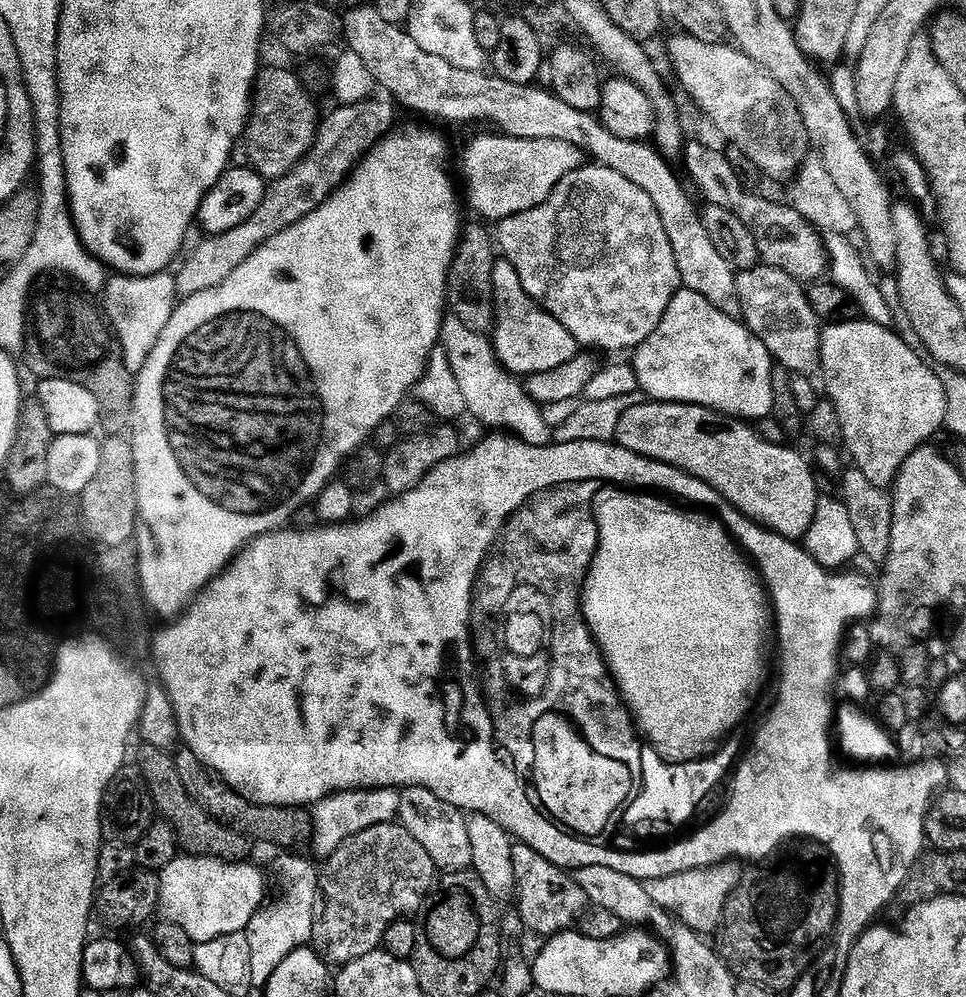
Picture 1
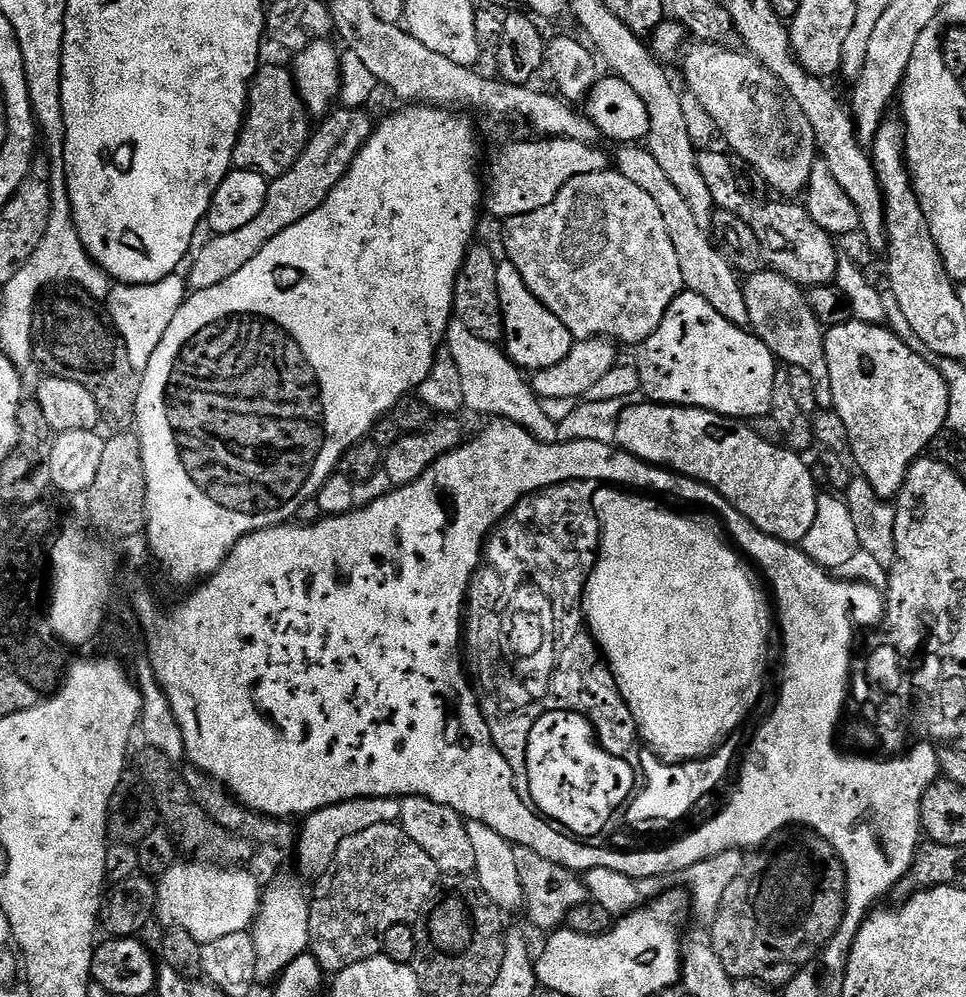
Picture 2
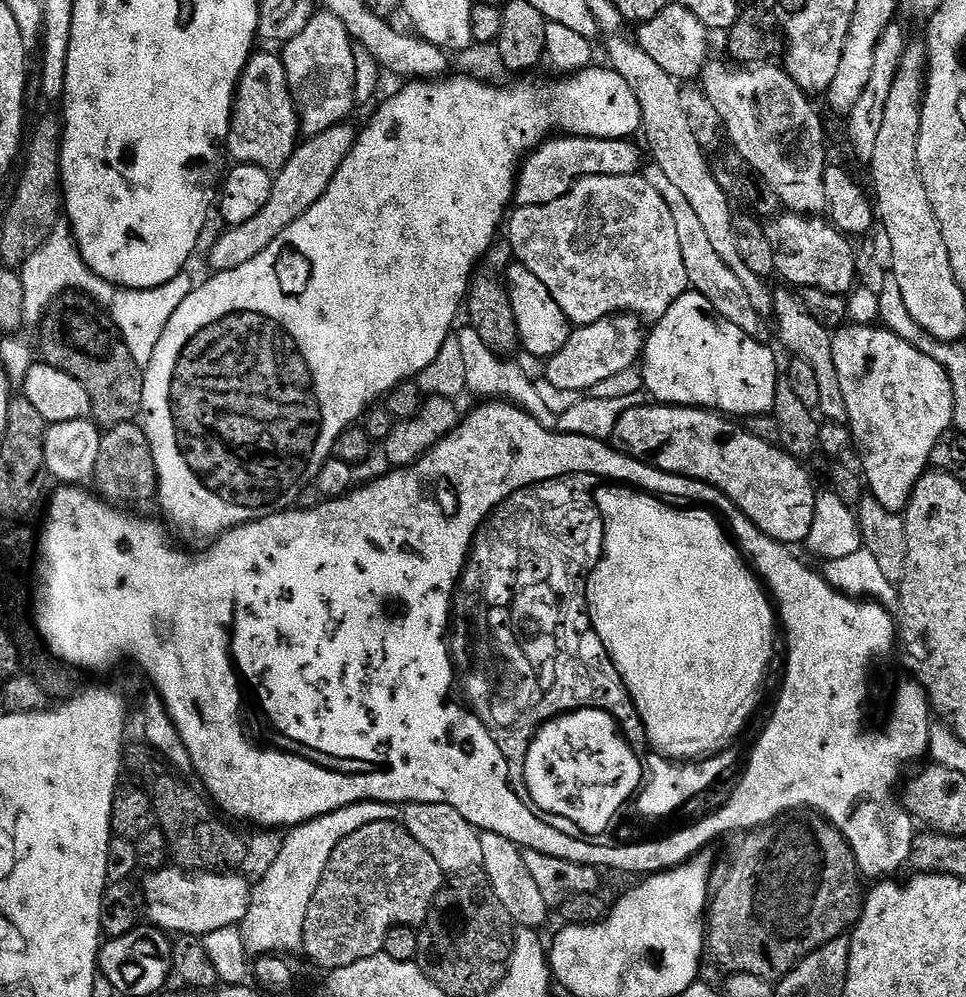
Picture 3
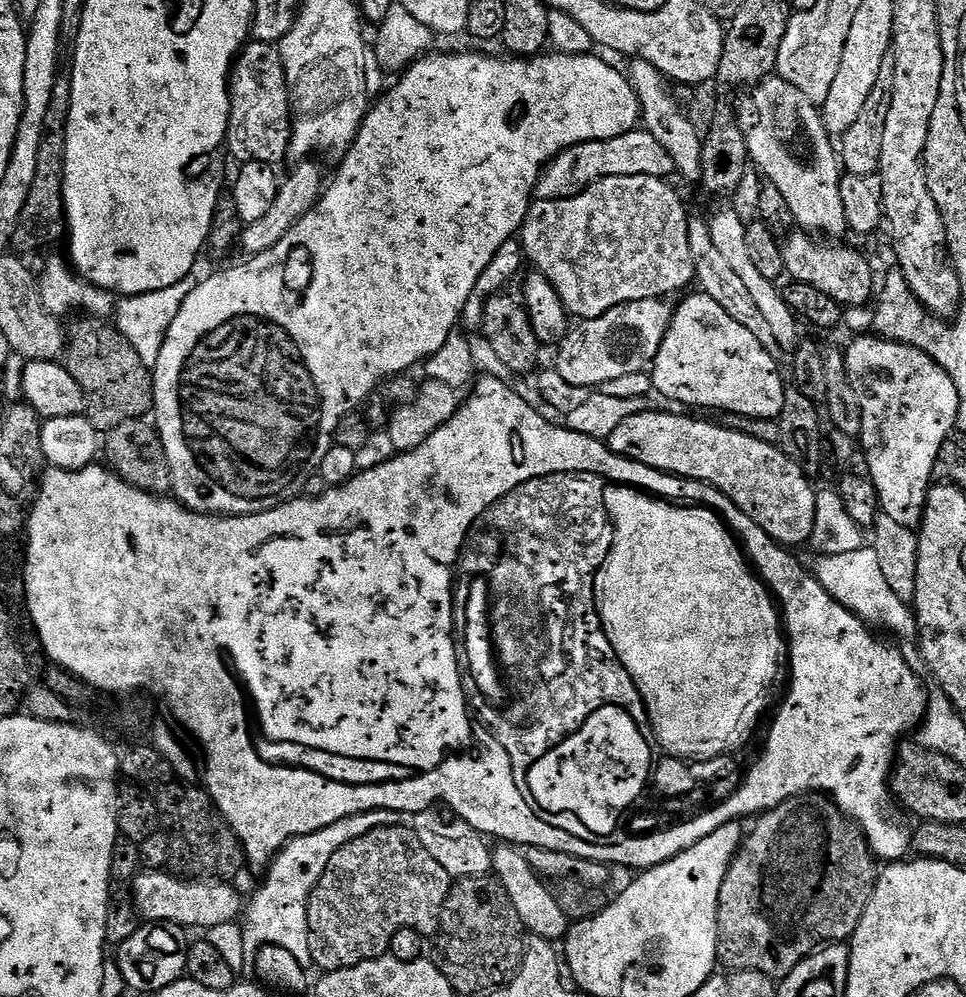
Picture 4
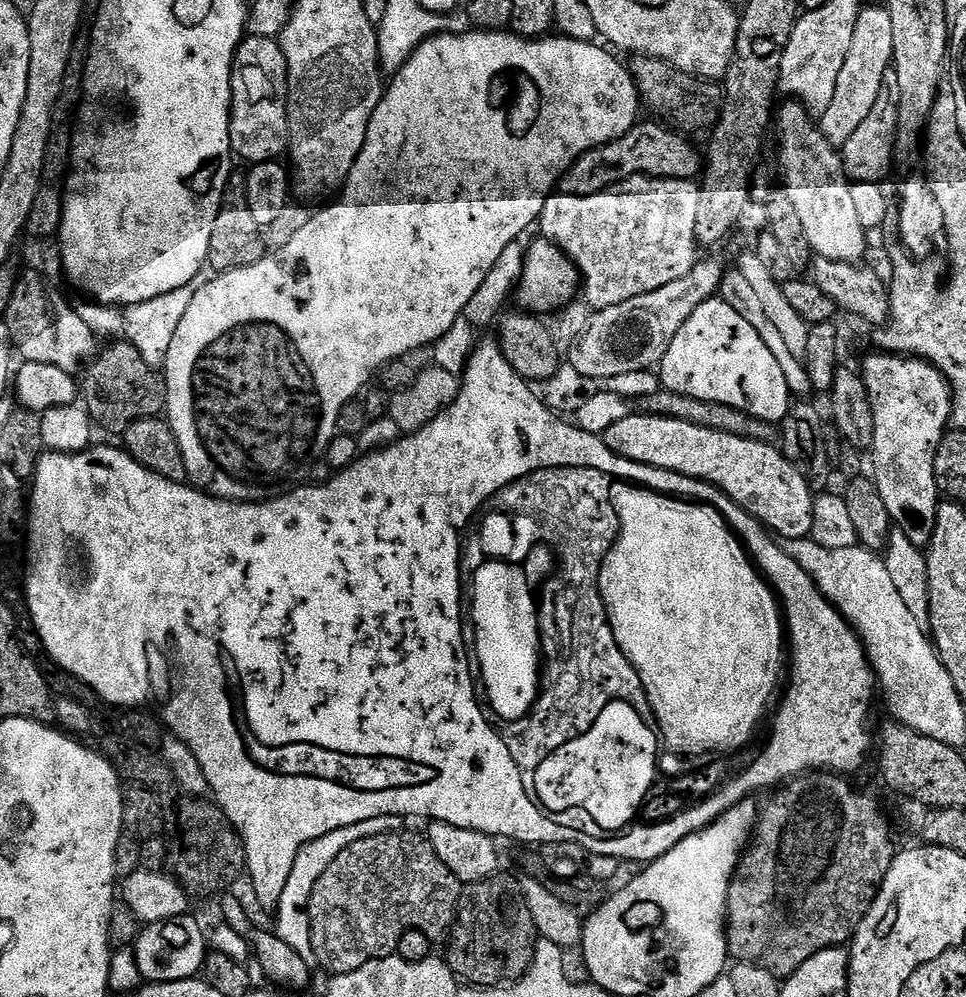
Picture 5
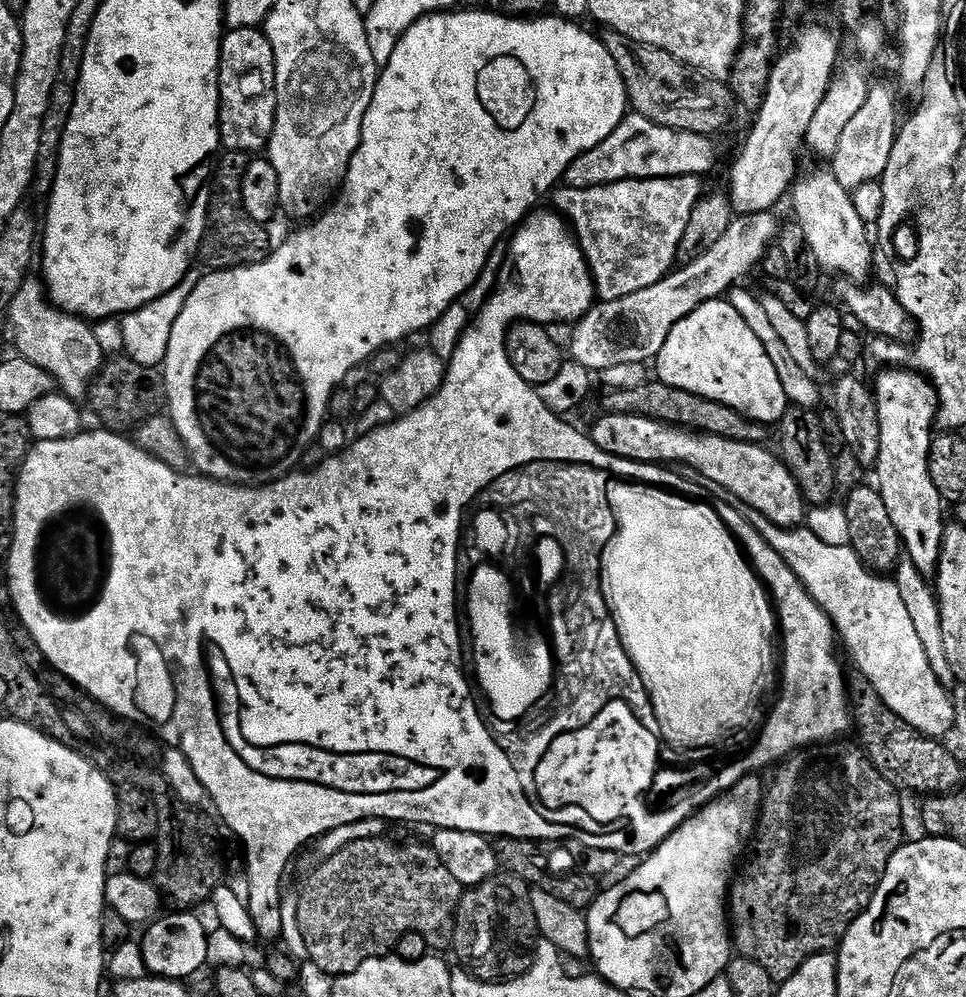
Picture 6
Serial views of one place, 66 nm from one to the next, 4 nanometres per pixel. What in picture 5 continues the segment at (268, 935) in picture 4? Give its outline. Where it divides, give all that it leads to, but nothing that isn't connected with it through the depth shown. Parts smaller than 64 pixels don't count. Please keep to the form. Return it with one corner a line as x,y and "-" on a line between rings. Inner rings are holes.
379,816
352,826
339,827
338,830
331,831
330,834
323,835
322,838
315,839
314,842
307,843
306,846
300,848
274,910
277,920
274,932
301,956
311,972
315,971
319,964
317,955
313,952
313,943
310,941
308,904
310,894
313,893
318,879
326,872
327,867
334,862
335,858
346,850
347,846
352,846
362,841
363,838
377,837
378,834
405,831
407,826
408,820
405,816

